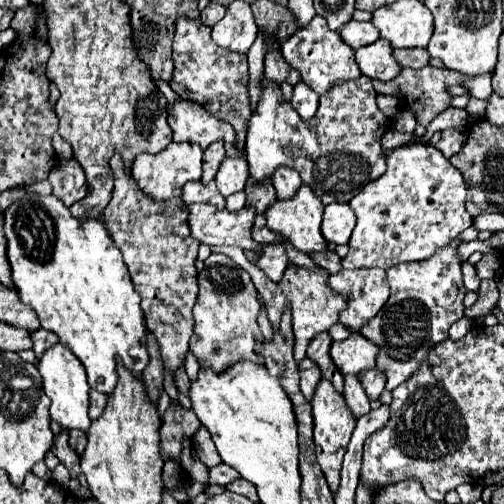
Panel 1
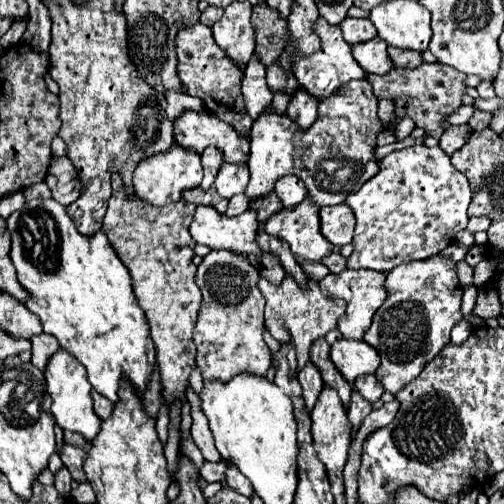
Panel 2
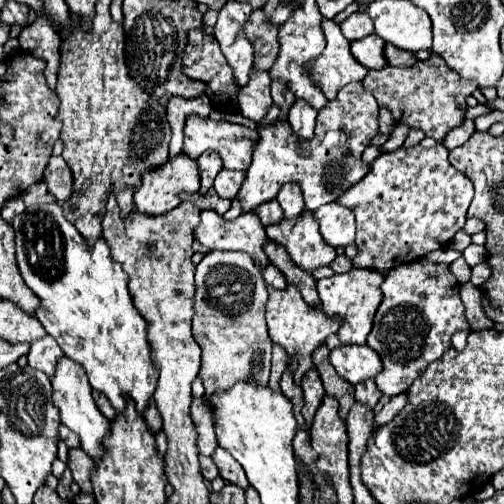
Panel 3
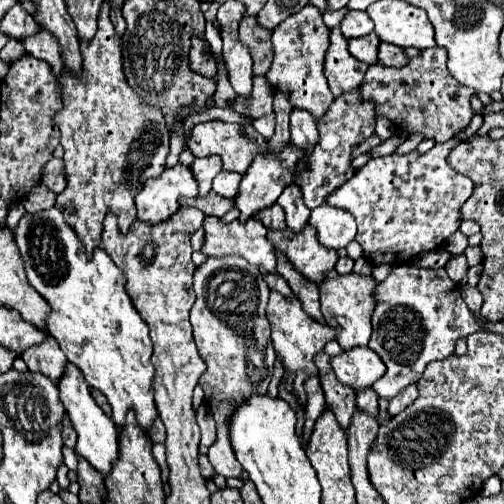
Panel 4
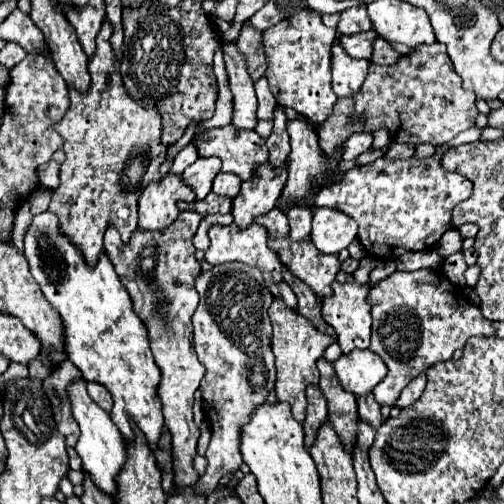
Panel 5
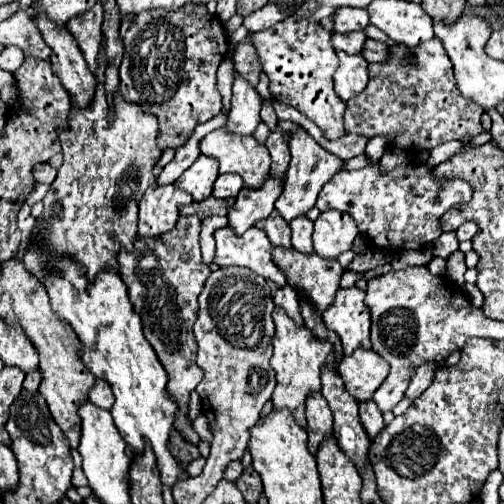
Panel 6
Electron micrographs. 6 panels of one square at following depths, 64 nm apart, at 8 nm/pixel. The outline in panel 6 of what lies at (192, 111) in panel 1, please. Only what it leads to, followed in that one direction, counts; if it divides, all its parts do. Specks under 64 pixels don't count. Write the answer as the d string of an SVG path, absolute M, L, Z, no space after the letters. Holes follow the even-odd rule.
M218 128L202 138L200 152L216 158L220 172L240 174L248 188L260 188L268 180L270 156L254 136L234 136L226 128Z

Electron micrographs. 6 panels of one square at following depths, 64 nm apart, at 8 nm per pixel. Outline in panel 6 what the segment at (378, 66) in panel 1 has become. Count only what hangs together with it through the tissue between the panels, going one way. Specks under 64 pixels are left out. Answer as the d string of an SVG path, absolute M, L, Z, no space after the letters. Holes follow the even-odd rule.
M348 32L348 34L332 34L332 46L346 54L360 54L364 46L364 32Z

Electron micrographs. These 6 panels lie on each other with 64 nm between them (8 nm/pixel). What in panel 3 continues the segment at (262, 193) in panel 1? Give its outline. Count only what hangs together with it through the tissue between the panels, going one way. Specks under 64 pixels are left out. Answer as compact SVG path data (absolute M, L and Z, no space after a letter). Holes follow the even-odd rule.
M276 200L262 204L262 206L260 206L260 208L256 208L254 212L258 214L258 218L262 220L262 224L264 224L264 226L278 224L280 220L284 220L284 210L280 208L280 204L278 204Z

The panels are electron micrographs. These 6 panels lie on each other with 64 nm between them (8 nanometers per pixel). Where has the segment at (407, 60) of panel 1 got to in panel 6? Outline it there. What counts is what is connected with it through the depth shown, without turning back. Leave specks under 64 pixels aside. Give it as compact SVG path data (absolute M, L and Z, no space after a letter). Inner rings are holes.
M368 38L366 42L364 42L364 48L362 48L362 52L360 52L368 62L378 62L378 60L386 60L386 56L388 56L388 46L386 44L382 44L382 42L378 42L378 40L372 40L372 38Z

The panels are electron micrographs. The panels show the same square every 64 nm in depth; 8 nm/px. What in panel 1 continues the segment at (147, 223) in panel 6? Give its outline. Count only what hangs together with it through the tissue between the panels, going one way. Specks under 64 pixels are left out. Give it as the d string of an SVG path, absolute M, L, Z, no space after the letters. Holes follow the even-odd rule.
M172 142L160 154L140 154L132 164L132 176L142 192L152 196L154 200L170 200L182 196L182 188L190 180L202 178L202 148L198 144L178 144Z

